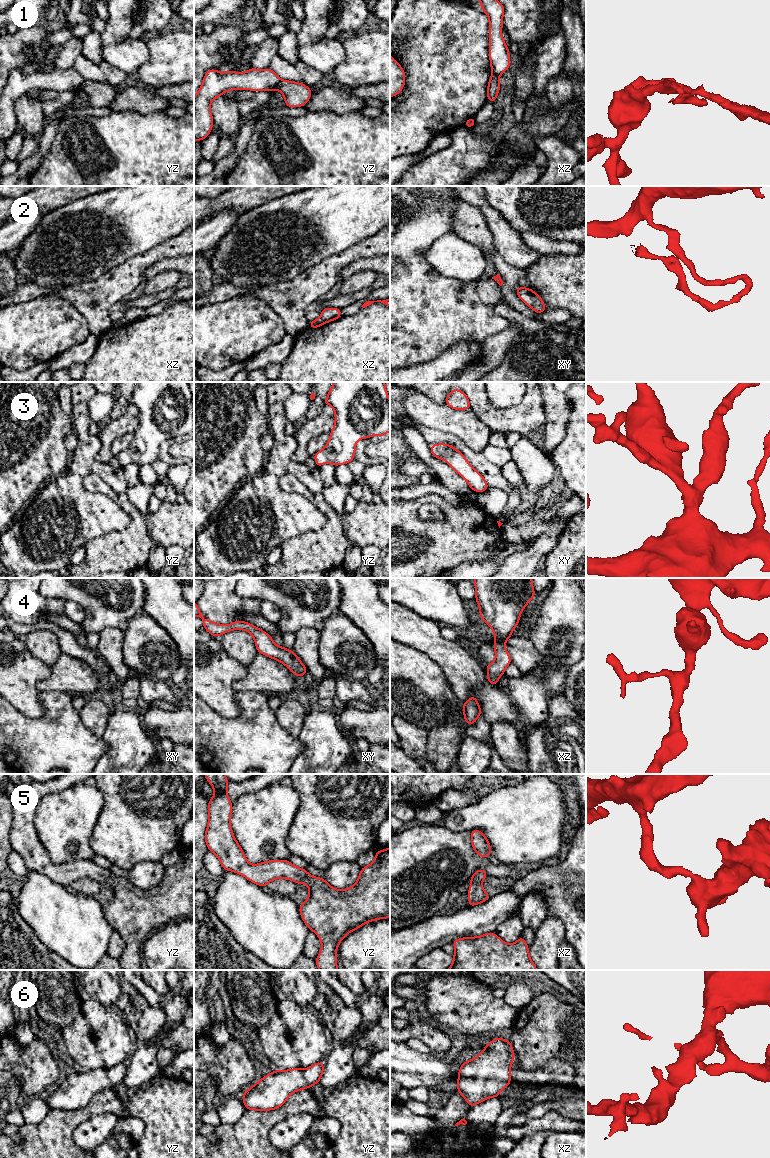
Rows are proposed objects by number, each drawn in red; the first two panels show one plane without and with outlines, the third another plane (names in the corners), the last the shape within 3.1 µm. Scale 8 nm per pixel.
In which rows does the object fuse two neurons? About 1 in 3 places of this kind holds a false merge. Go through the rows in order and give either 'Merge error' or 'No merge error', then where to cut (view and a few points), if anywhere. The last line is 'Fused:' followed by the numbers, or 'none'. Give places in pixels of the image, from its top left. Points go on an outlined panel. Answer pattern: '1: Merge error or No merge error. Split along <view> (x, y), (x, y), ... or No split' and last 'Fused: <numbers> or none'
1: Merge error. Split along yz (281, 80), (277, 89)
2: Merge error. Split along xz (320, 316), (325, 322)
3: No merge error. No split
4: No merge error. No split
5: No merge error. No split
6: No merge error. No split
Fused: 1, 2

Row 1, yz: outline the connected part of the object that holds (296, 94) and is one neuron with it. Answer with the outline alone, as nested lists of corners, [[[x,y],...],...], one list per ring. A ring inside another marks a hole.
[[[281,80],[278,90],[285,98],[285,106],[301,107],[305,106],[312,95],[312,90],[303,83]]]

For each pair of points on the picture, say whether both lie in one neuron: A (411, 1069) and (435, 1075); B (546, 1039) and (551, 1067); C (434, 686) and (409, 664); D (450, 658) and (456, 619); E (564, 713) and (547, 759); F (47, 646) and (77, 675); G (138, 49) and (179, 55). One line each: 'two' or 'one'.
A: one
B: two
C: one
D: two
E: one
F: two
G: two

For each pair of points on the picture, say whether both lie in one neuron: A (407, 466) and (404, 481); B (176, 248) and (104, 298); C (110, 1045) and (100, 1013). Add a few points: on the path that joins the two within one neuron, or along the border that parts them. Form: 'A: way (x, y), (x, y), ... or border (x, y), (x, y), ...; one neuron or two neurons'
A: border (400, 468), (404, 473), (418, 477); two neurons
B: way (158, 252), (139, 263), (122, 280); one neuron
C: way (110, 1037), (110, 1030), (104, 1021); one neuron

